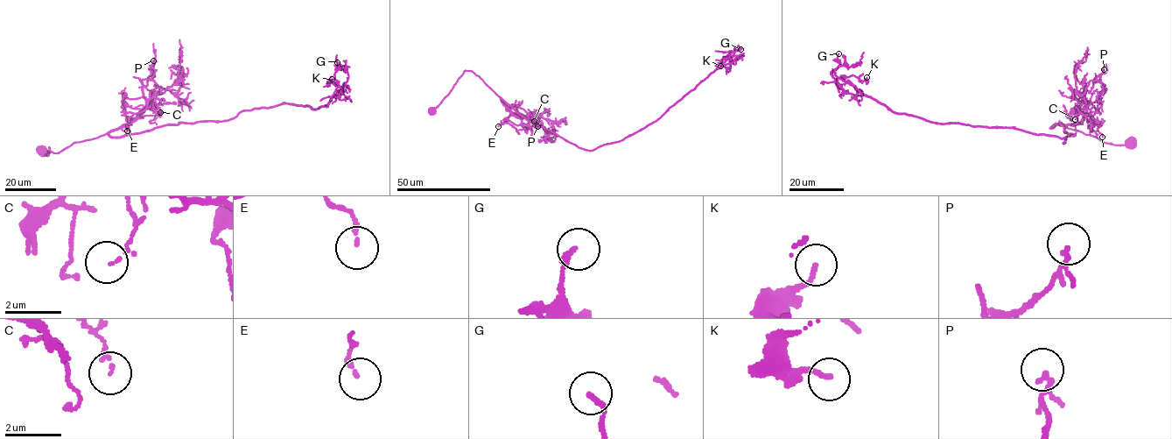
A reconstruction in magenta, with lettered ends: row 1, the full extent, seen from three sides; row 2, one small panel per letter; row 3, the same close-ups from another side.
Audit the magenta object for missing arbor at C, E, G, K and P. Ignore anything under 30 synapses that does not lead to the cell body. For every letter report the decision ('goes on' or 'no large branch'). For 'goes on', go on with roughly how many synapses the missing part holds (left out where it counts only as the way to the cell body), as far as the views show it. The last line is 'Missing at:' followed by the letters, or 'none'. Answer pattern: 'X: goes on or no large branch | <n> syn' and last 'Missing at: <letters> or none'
C: no large branch
E: no large branch
G: no large branch
K: no large branch
P: no large branch
Missing at: none

